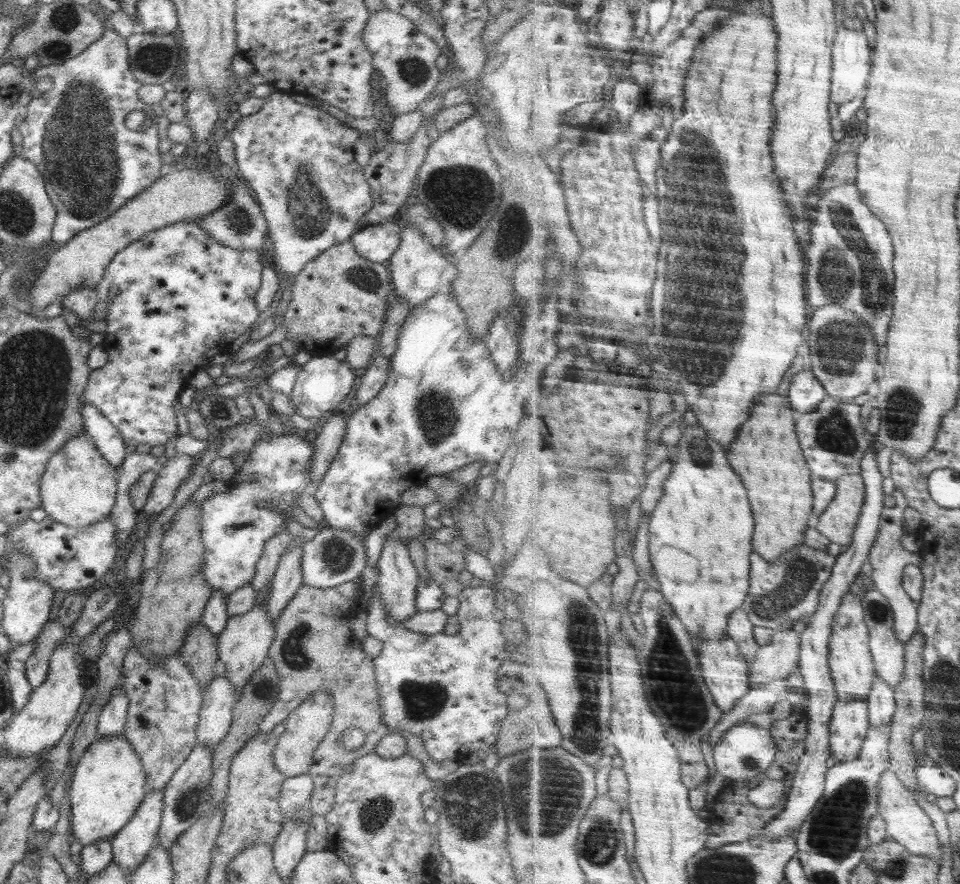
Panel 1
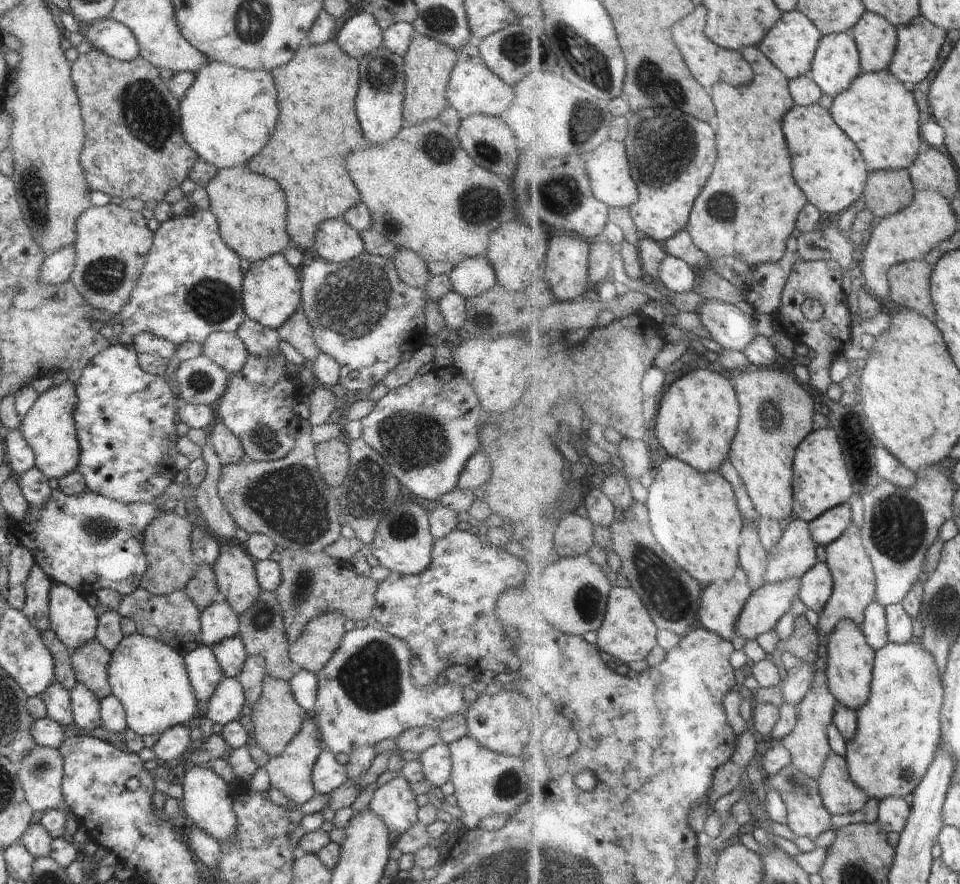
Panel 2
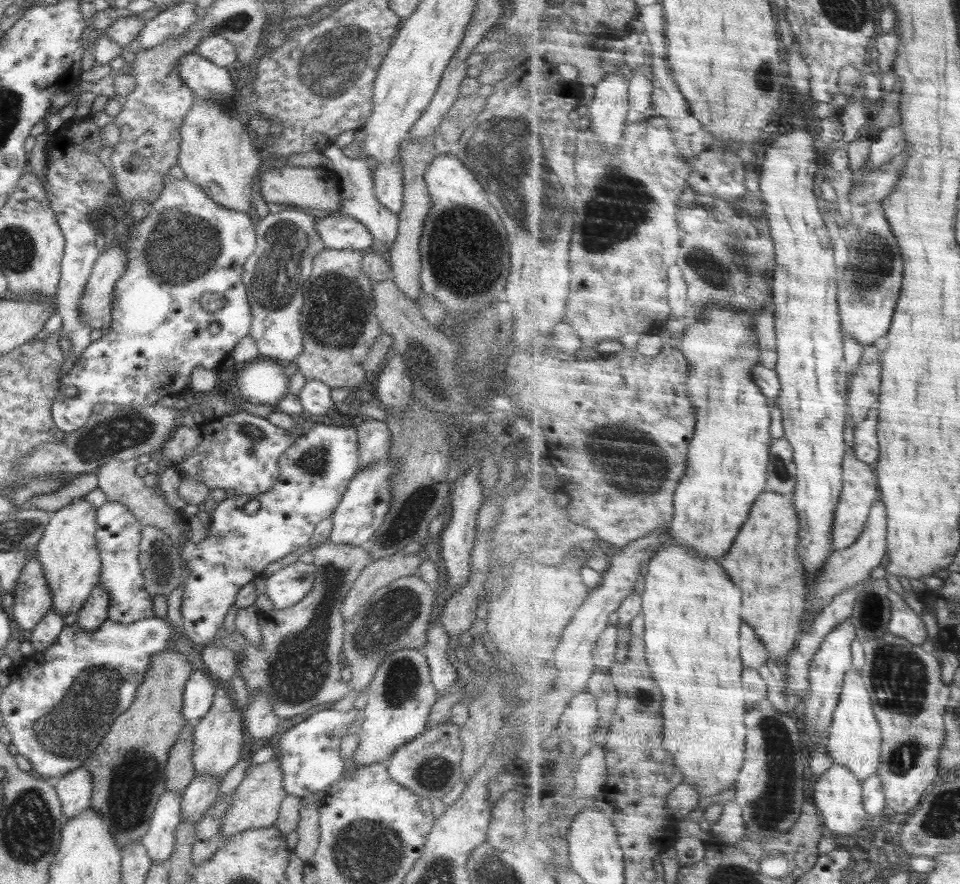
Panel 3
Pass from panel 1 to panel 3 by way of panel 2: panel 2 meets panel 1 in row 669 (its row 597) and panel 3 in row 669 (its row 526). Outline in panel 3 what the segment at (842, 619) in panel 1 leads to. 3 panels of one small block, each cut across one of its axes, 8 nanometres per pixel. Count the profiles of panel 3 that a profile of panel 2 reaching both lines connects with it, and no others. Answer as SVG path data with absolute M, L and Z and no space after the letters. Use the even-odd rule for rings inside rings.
M853 664L847 674L841 701L836 709L835 721L830 730L831 737L828 740L829 750L836 764L851 768L862 782L878 773L883 761L883 726L876 716L873 697L863 673Z

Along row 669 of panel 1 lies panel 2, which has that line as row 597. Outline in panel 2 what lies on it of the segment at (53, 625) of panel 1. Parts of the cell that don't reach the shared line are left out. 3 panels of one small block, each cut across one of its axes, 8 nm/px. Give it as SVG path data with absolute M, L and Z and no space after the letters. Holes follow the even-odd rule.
M36 564L25 582L25 603L21 611L39 631L50 629L48 602L52 583L51 578Z

